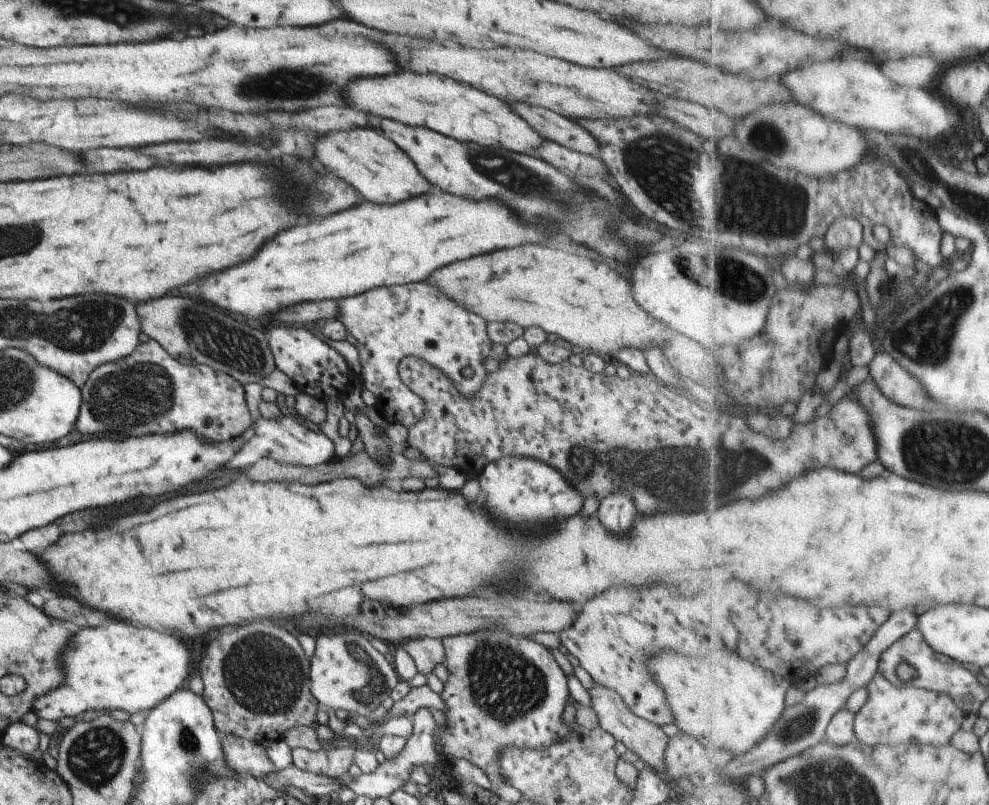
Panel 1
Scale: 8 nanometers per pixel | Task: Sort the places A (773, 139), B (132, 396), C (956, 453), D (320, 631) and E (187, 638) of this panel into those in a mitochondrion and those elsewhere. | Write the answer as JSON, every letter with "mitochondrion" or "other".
{"A":"mitochondrion","B":"mitochondrion","C":"mitochondrion","D":"other","E":"other"}

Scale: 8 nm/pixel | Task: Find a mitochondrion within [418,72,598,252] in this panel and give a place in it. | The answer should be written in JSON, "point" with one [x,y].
{"point":[527,84]}

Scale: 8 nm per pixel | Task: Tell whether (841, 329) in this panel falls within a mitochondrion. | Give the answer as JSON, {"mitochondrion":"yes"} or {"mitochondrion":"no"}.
{"mitochondrion":"no"}

